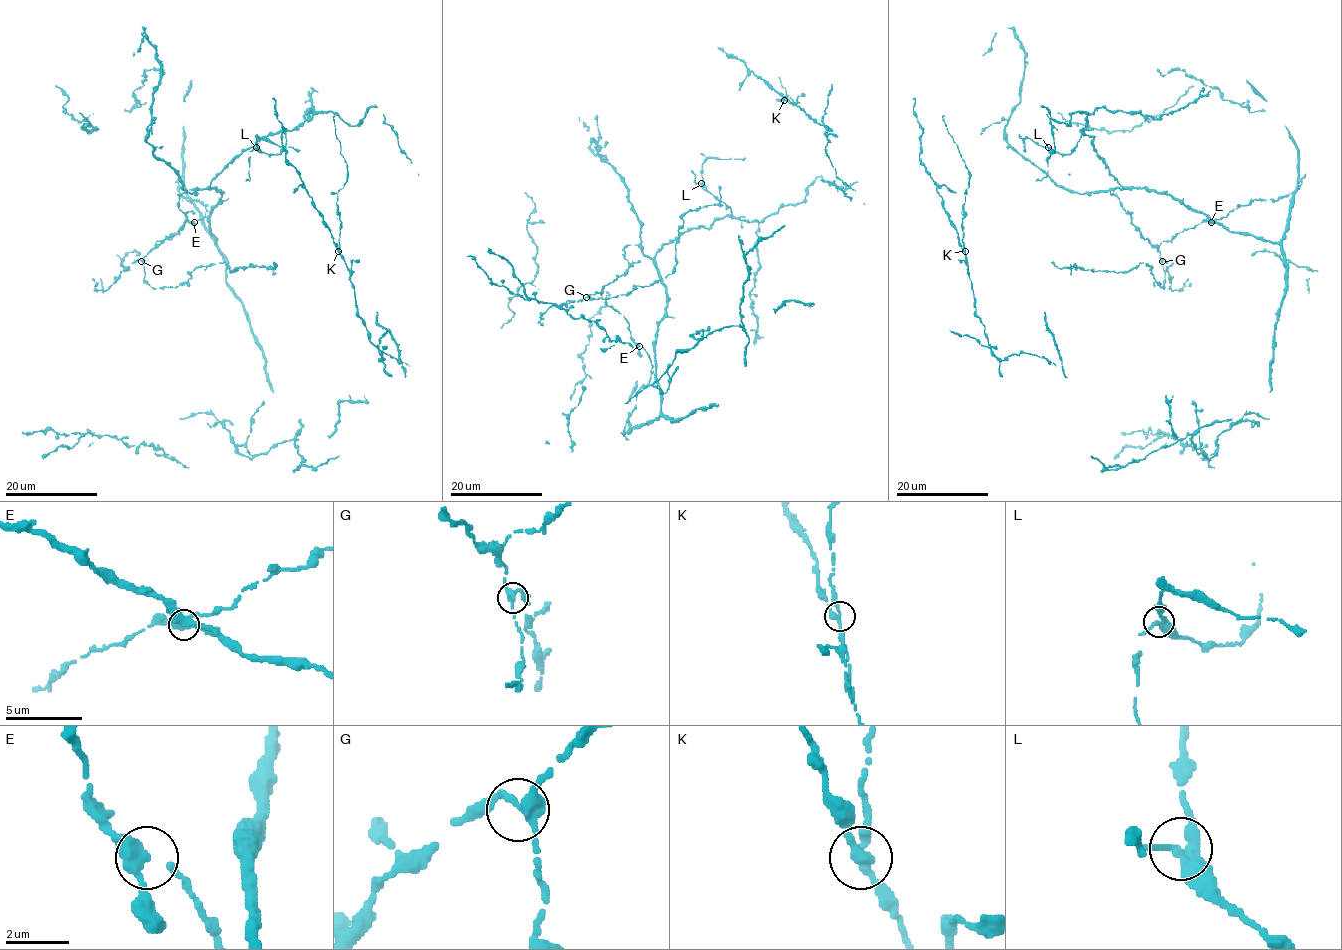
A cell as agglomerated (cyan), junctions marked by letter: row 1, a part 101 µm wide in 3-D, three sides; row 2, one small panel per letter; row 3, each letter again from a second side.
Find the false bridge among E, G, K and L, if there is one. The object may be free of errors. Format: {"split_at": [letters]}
{"split_at": ["K"]}

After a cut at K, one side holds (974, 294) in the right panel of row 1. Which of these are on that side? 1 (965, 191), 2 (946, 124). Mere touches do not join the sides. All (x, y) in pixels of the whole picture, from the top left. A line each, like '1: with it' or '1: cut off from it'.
1: cut off from it
2: cut off from it

